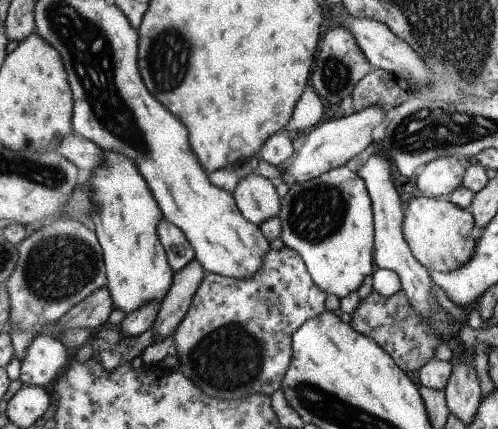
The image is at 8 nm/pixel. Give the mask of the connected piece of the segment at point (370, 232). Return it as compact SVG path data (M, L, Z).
M342 165L306 182L290 185L286 195L281 198L282 208L278 217L283 228L282 242L302 256L315 283L322 290L328 291L329 295L344 298L356 292L362 280L374 272L375 222L372 222L370 197L363 177Z

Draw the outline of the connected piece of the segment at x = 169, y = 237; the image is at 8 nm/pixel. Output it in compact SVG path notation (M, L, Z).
M165 218L158 226L158 237L173 272L178 272L195 258L195 250L186 238L185 232Z

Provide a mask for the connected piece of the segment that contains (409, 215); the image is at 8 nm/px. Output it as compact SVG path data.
M419 193L420 197L413 197L410 204L405 206L405 217L403 220L403 235L409 244L414 256L430 271L440 272L453 271L468 263L468 257L473 256L473 251L479 241L480 230L475 228L475 220L468 209L460 208L452 202L435 200Z

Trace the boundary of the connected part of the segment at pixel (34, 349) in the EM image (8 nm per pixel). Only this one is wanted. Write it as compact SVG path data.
M52 334L36 335L21 358L19 379L28 385L50 390L70 362L66 347Z

